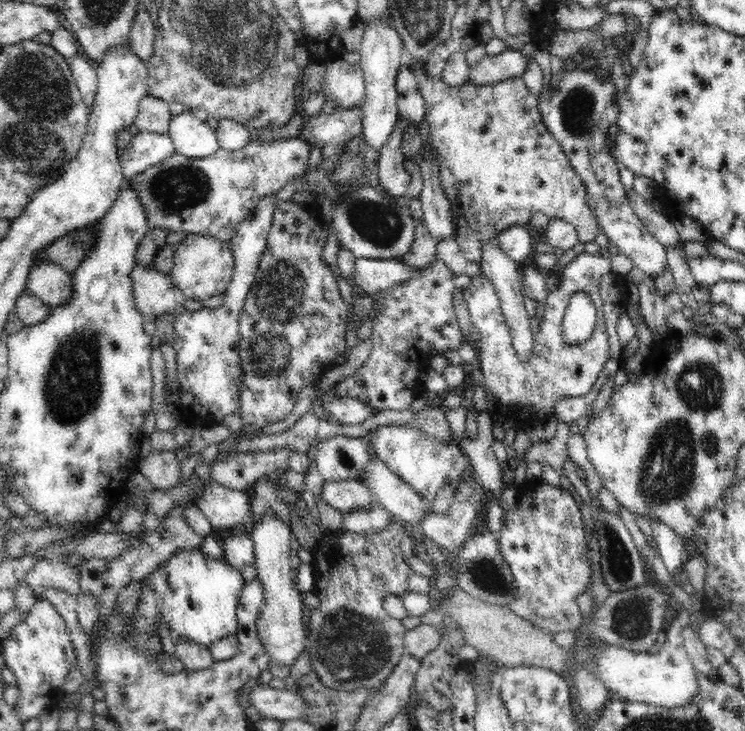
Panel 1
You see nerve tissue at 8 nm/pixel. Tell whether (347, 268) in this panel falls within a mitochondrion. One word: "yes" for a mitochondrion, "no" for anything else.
no

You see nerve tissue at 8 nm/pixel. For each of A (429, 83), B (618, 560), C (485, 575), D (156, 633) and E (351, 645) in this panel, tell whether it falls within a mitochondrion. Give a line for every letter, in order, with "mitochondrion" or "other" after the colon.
A: other
B: mitochondrion
C: mitochondrion
D: other
E: mitochondrion

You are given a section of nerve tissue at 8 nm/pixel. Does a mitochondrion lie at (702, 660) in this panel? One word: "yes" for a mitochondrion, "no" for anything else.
no

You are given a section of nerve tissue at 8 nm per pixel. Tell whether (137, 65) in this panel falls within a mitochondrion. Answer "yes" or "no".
no

